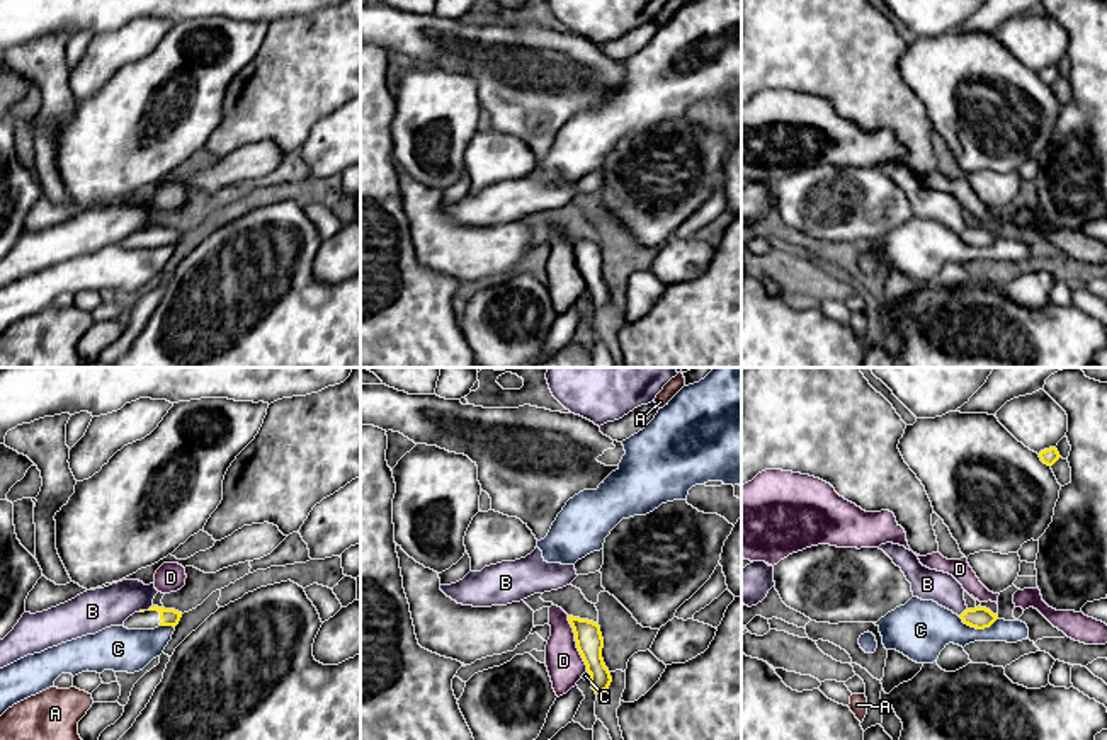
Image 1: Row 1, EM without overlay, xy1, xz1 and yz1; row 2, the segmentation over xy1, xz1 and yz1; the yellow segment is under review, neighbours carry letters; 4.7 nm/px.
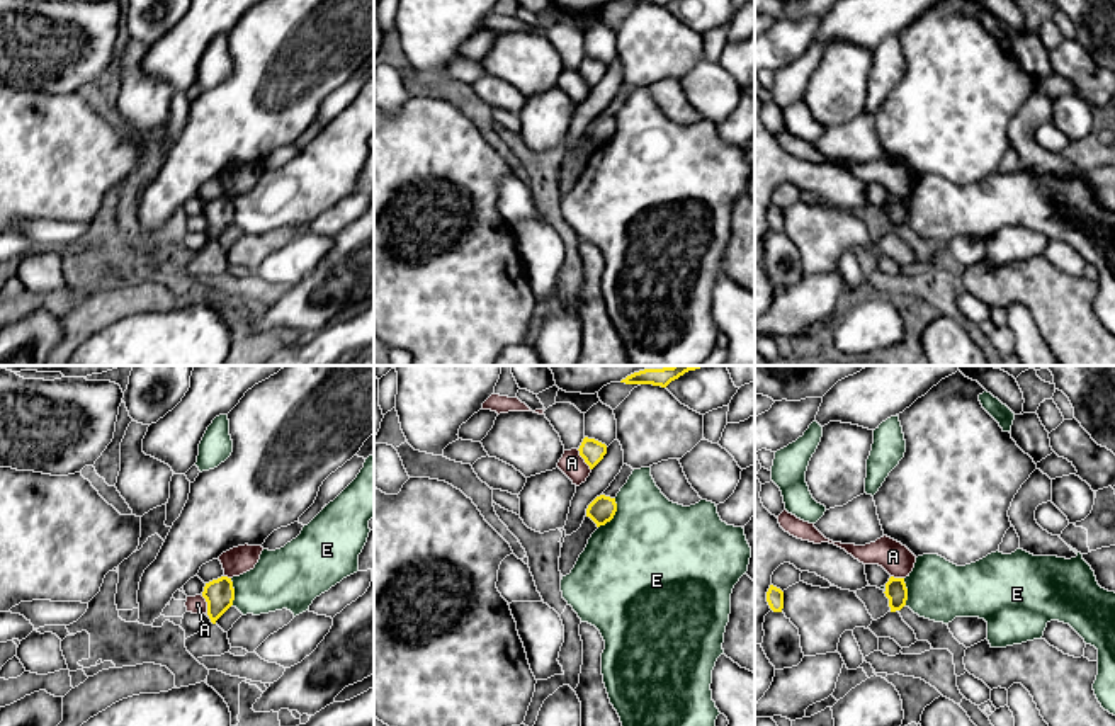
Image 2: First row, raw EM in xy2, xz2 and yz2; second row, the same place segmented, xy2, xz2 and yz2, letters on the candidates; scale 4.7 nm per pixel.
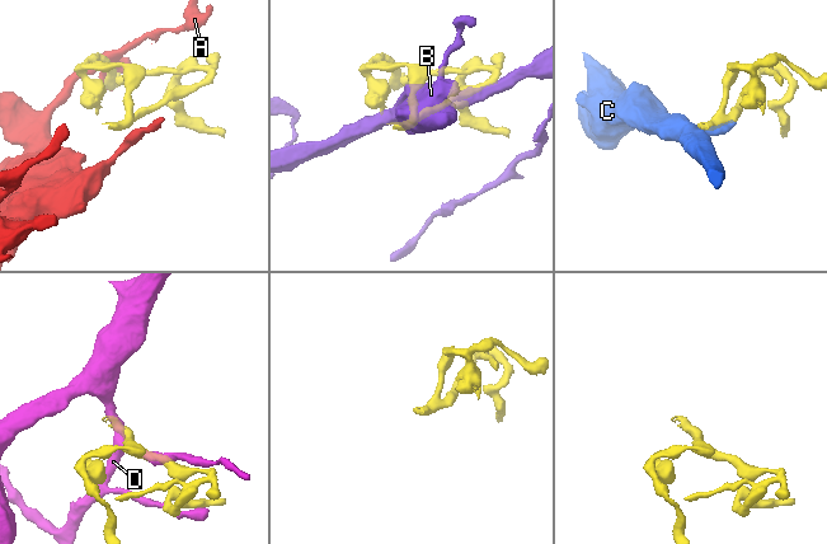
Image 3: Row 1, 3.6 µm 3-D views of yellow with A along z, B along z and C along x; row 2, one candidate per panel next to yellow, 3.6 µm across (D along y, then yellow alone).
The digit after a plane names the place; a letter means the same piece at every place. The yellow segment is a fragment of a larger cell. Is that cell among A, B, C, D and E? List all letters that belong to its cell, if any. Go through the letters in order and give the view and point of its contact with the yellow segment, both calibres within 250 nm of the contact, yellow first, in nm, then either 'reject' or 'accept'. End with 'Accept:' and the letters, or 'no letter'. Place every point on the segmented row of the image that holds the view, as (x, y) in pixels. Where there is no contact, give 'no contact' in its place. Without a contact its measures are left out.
A: meets yellow in xy2 at (208, 606); 140 nm thick on the yellow side, 90 nm on the other; reject
B: meets yellow in yz1 at (963, 613); 110 nm thick on the yellow side, 150 nm on the other; reject
C: meets yellow in yz1 at (978, 628); 110 nm thick on the yellow side, 240 nm on the other; reject
D: meets yellow in xz1 at (577, 643); 130 nm thick on the yellow side, 170 nm on the other; reject
E: meets yellow in xz2 at (614, 514); 120 nm thick on the yellow side, 480 nm on the other; reject
Accept: no letter

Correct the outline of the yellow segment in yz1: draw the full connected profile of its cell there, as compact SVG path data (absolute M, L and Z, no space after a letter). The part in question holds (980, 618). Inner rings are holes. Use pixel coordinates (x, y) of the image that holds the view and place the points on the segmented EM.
M979 606L974 609L966 609L959 618L971 628L985 629L998 619L998 614L993 614L990 609Z

